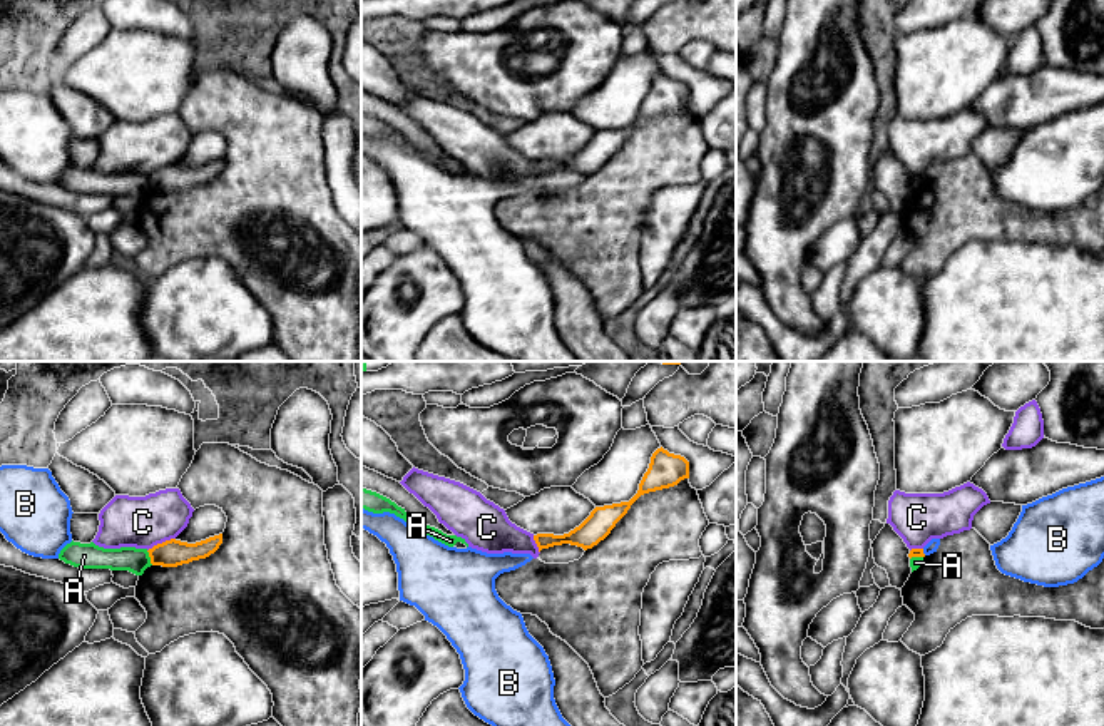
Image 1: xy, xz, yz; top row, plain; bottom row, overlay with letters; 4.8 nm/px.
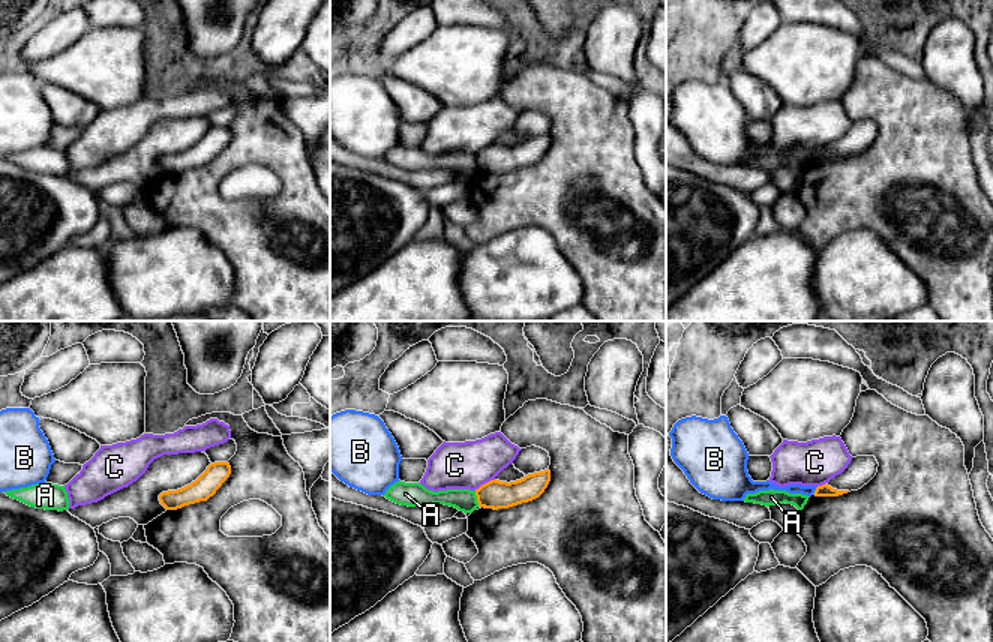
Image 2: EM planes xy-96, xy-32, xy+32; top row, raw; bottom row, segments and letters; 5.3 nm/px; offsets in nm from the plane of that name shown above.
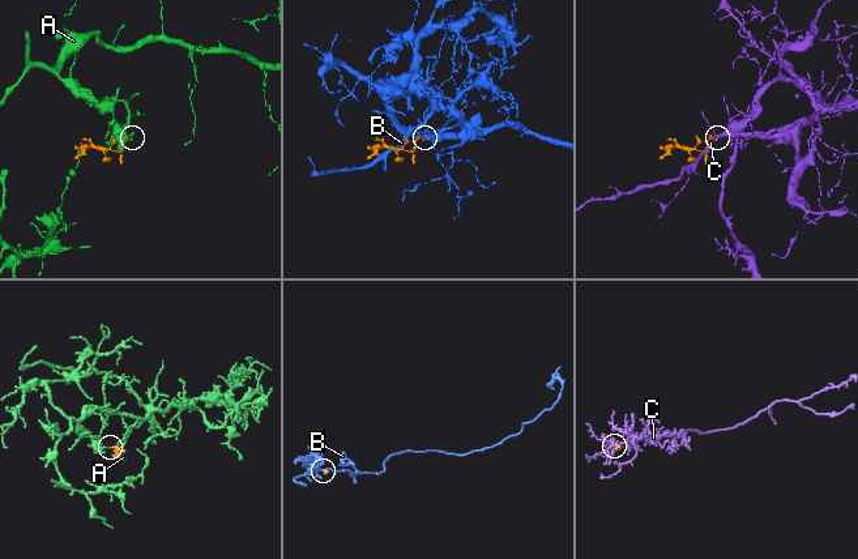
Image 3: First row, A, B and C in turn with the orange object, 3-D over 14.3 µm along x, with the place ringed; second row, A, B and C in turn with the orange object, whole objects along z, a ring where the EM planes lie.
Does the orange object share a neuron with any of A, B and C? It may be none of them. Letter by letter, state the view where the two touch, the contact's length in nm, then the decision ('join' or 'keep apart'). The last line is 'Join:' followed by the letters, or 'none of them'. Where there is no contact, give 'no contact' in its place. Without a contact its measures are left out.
A: contact in xy; length 80 nm; keep apart
B: contact in yz; length 40 nm; keep apart
C: contact in xy; length 150 nm; keep apart
Join: none of them

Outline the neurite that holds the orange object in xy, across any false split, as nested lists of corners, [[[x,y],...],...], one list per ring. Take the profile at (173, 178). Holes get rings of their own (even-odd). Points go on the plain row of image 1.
[[[222,159],[209,162],[206,166],[187,169],[176,164],[149,174],[152,191],[177,192],[192,186],[206,184],[214,179],[222,169]]]

